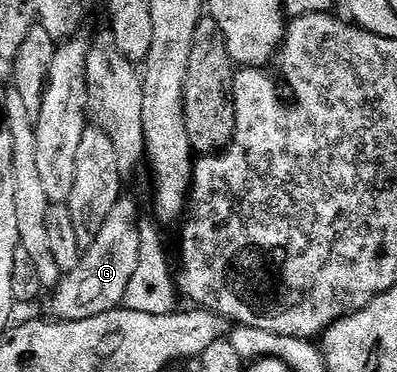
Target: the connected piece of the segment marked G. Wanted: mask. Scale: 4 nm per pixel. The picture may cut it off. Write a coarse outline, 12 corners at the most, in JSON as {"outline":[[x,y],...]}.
{"outline":[[120,195],[77,270],[54,319],[122,305],[141,258],[138,202]]}

